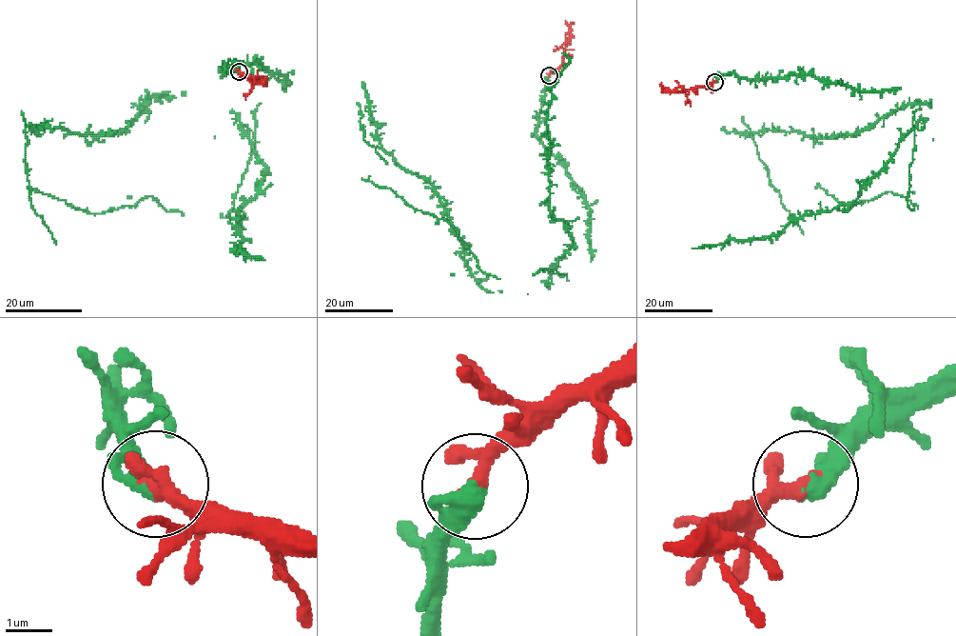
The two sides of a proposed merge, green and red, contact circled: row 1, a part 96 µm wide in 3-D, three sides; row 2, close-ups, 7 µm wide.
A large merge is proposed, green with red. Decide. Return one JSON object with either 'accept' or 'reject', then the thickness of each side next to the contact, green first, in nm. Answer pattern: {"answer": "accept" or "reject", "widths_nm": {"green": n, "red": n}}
{"answer": "accept", "widths_nm": {"green": 480, "red": 280}}

